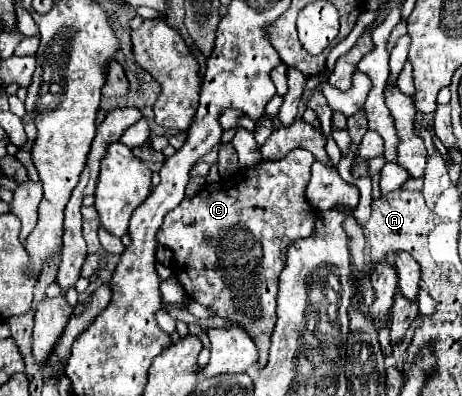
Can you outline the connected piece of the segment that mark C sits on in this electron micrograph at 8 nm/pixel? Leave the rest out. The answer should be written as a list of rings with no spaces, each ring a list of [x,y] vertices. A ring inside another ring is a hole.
[[[298,148],[282,160],[264,160],[258,166],[248,168],[241,180],[220,180],[216,184],[208,184],[194,198],[184,198],[176,210],[170,210],[156,234],[156,240],[174,252],[174,276],[184,286],[186,294],[194,302],[208,306],[214,314],[240,322],[240,326],[244,326],[244,330],[252,336],[260,352],[258,368],[262,368],[268,360],[270,336],[276,326],[278,276],[286,262],[286,248],[288,244],[314,234],[318,214],[304,196],[312,162],[312,152]],[[202,234],[210,236],[212,244],[206,244]]]

